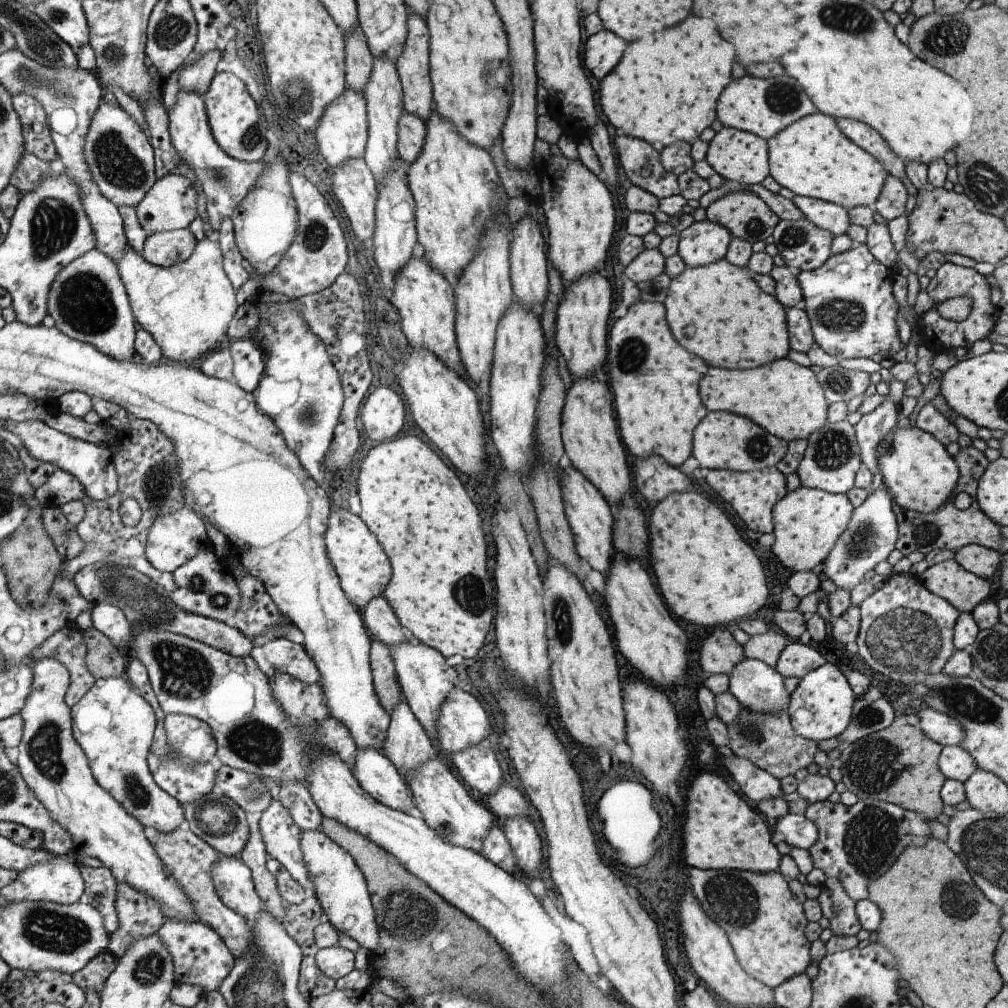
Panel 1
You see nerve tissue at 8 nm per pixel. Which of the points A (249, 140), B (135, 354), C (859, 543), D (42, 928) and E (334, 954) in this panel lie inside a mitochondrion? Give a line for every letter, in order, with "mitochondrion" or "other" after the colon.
A: mitochondrion
B: other
C: mitochondrion
D: mitochondrion
E: other

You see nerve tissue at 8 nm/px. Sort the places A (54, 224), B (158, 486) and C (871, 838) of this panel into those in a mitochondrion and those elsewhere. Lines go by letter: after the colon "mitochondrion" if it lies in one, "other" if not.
A: mitochondrion
B: mitochondrion
C: mitochondrion

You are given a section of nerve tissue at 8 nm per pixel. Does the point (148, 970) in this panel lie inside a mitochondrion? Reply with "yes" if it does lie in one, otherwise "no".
yes

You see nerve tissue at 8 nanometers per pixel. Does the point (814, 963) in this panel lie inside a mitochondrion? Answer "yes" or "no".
no

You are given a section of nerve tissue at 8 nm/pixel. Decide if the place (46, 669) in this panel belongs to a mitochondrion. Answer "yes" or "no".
no

